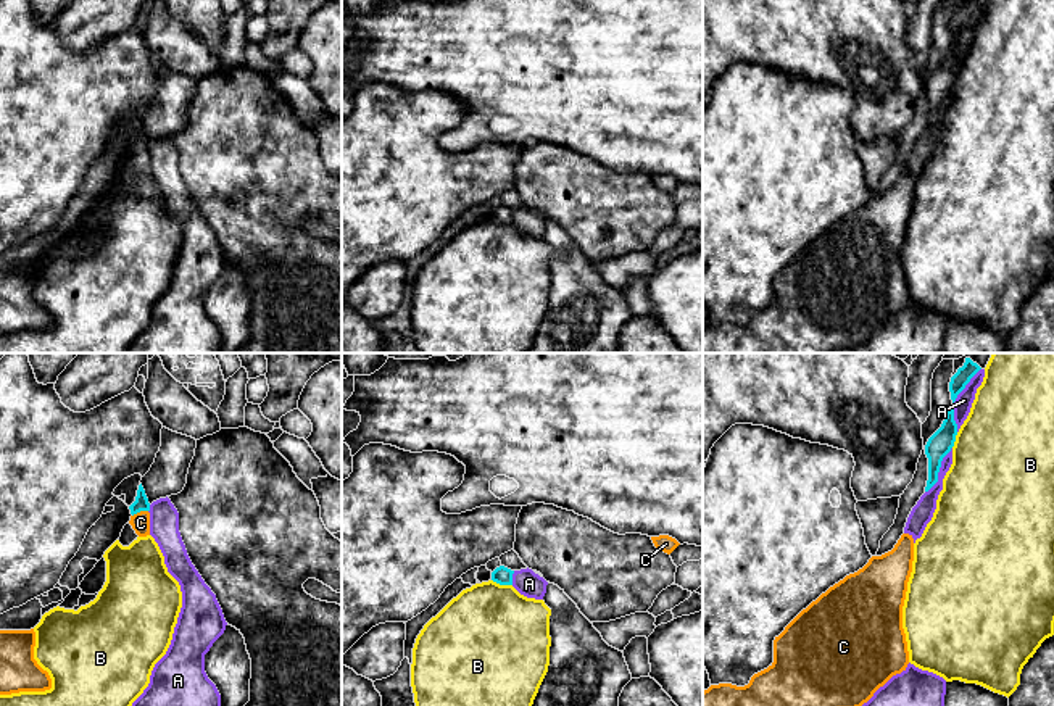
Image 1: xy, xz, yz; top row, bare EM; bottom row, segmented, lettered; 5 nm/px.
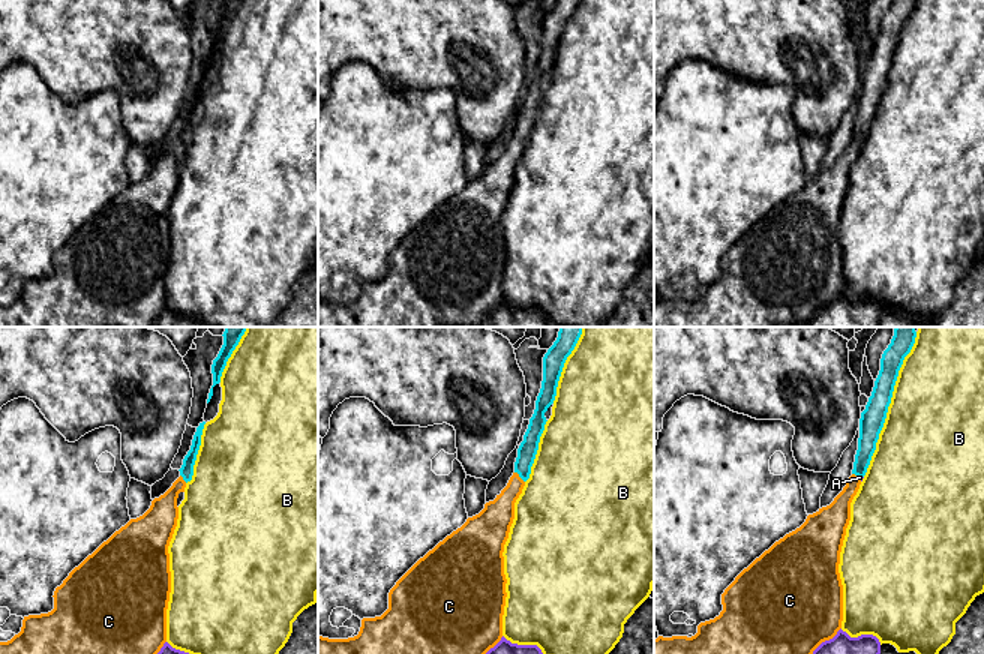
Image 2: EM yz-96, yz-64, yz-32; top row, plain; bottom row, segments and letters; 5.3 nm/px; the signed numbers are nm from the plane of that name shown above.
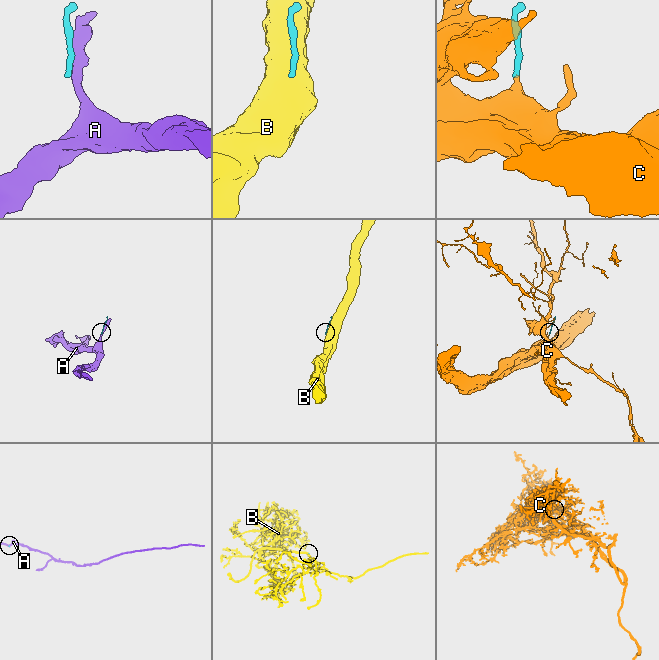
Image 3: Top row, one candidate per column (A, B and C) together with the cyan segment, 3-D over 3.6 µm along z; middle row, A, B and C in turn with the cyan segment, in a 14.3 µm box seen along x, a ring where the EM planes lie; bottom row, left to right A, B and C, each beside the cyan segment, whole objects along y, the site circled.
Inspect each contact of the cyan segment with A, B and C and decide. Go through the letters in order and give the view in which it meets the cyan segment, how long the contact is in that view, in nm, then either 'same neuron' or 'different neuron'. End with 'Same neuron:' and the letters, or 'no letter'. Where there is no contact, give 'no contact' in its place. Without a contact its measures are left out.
A: meets cyan in yz; contact 340 nm long; different neuron
B: meets cyan in xz; contact 110 nm long; different neuron
C: meets cyan in xy; contact 90 nm long; same neuron
Same neuron: C

